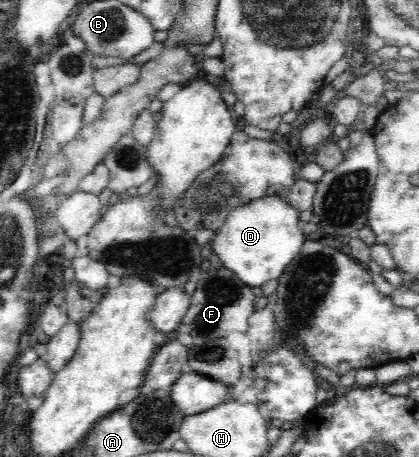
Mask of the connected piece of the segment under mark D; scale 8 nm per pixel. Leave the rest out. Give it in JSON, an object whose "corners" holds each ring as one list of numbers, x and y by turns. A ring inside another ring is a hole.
{"corners":[[266,197,234,208,222,226,215,231,211,249,222,262,250,288,282,276,286,264,298,256,305,239,300,227,299,212,286,203,286,198]]}

